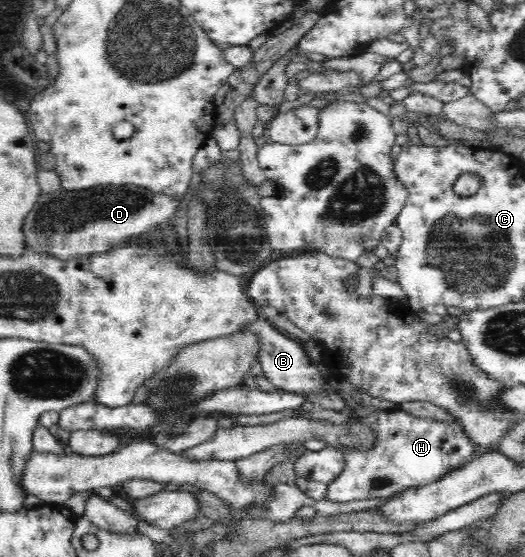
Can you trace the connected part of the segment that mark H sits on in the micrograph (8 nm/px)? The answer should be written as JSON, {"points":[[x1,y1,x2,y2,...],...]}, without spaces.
{"points":[[397,408,373,412,360,422,371,424,379,431,379,446,367,455,355,451,343,452,346,461,342,473,327,483,324,499,328,503,346,505,350,501,400,494,404,489,442,478,450,470,464,465,474,451,470,439,459,427,413,419]]}

